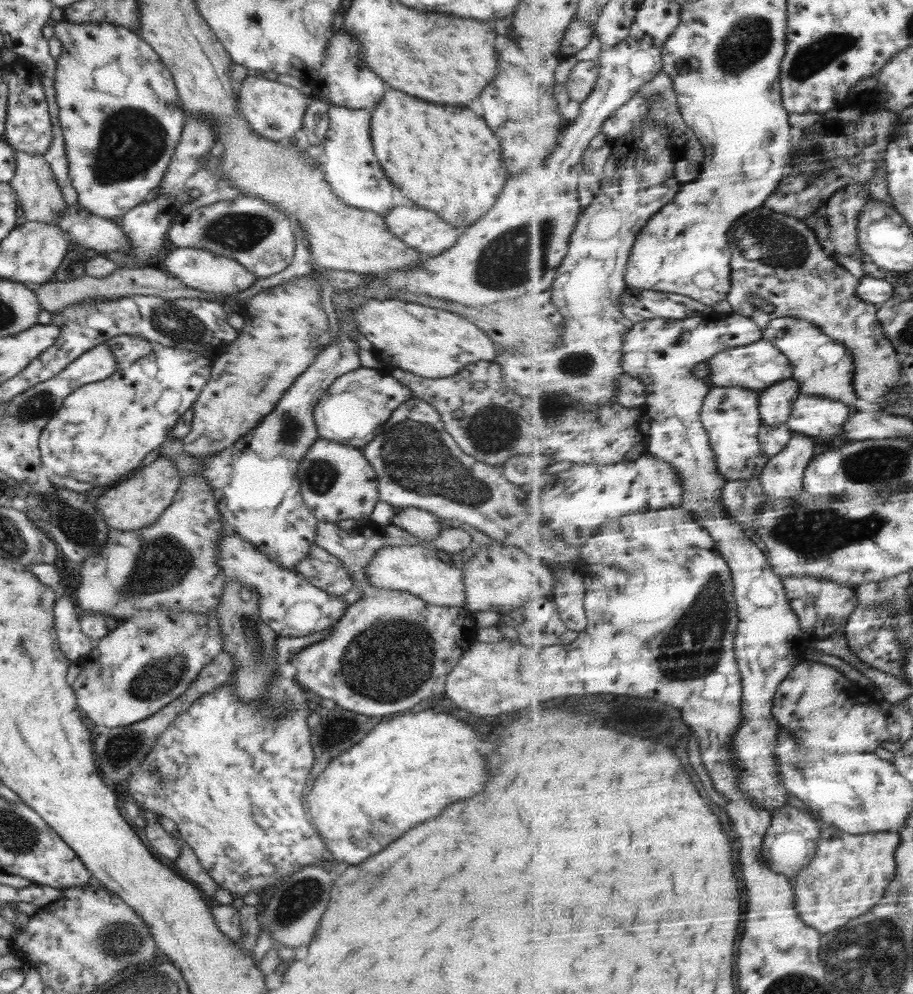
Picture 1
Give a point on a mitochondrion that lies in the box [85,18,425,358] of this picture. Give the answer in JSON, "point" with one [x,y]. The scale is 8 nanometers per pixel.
{"point":[131,141]}

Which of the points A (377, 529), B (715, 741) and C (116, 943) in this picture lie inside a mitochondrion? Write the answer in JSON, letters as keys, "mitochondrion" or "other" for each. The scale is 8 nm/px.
{"A":"other","B":"other","C":"mitochondrion"}

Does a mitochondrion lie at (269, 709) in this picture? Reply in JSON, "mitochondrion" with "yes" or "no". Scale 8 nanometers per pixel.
{"mitochondrion":"yes"}

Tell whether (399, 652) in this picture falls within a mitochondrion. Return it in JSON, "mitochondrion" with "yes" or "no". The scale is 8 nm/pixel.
{"mitochondrion":"yes"}

